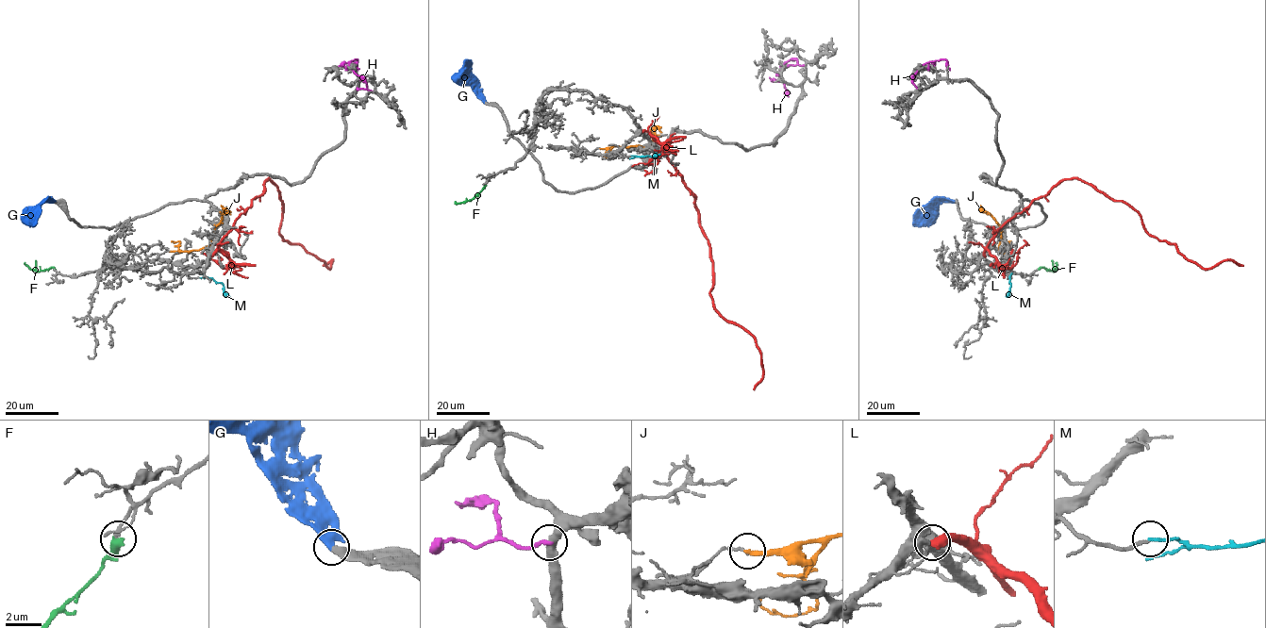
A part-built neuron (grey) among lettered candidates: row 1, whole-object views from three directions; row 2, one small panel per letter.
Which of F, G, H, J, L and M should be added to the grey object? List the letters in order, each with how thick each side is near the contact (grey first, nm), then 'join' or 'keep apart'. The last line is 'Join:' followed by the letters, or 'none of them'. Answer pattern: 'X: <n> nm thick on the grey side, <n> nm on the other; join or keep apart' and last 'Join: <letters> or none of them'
F: 200 nm thick on the grey side, 460 nm on the other; join
G: 400 nm thick on the grey side, 480 nm on the other; join
H: 500 nm thick on the grey side, 240 nm on the other; keep apart
J: 120 nm thick on the grey side, 240 nm on the other; keep apart
L: 440 nm thick on the grey side, 600 nm on the other; keep apart
M: 180 nm thick on the grey side, 180 nm on the other; join
Join: F, G, M

